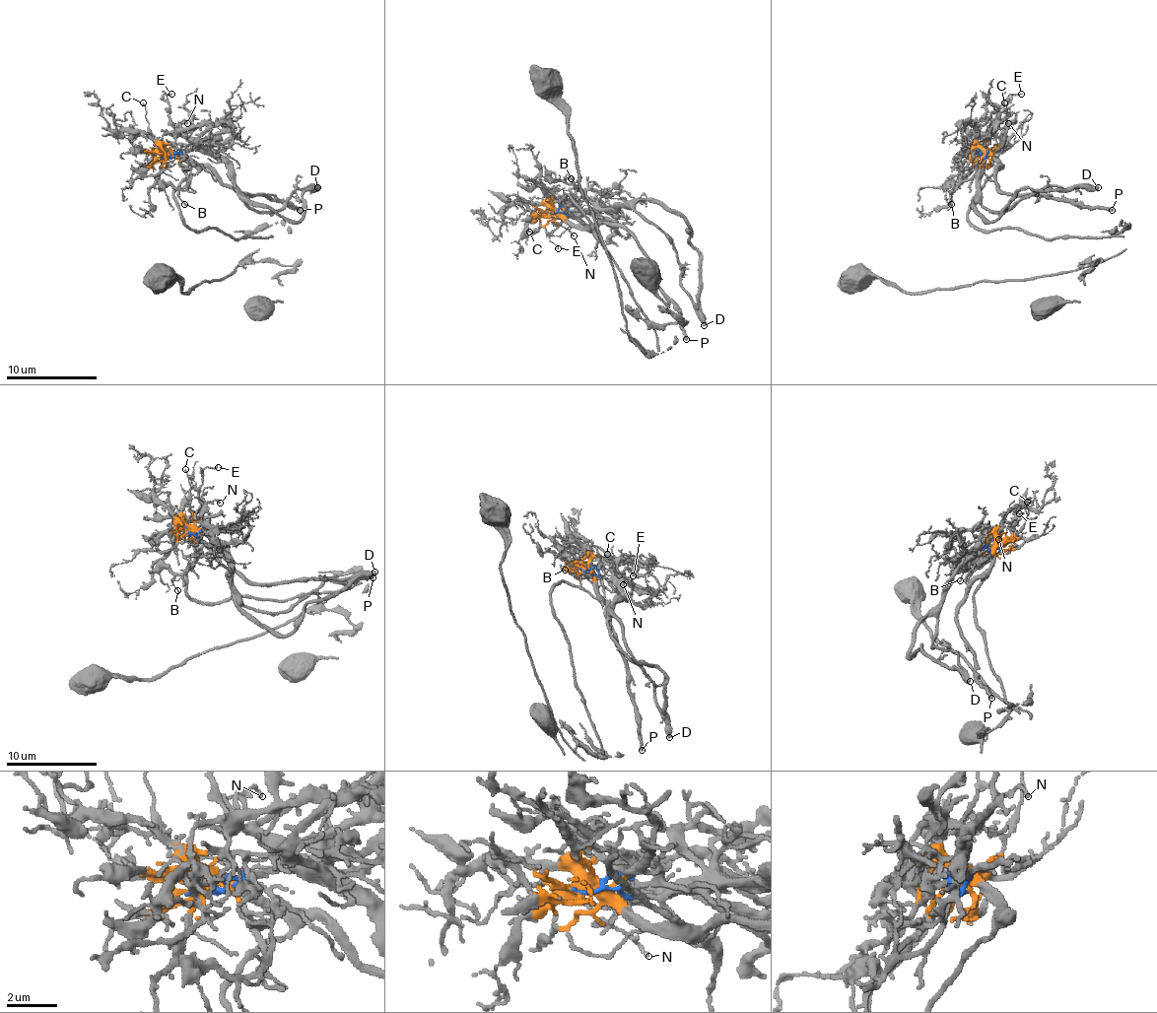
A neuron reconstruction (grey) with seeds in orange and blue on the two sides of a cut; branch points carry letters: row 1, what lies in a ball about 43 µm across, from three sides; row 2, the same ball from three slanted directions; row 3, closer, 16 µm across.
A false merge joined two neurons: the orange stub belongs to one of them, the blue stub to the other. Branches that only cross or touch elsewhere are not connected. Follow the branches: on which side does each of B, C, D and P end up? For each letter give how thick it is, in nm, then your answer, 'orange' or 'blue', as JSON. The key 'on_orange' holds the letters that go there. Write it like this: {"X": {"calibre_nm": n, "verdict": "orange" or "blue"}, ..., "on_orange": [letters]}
{"B": {"calibre_nm": 100, "verdict": "orange"}, "C": {"calibre_nm": 100, "verdict": "orange"}, "D": {"calibre_nm": 420, "verdict": "blue"}, "P": {"calibre_nm": 280, "verdict": "orange"}, "on_orange": ["B", "C", "P"]}

